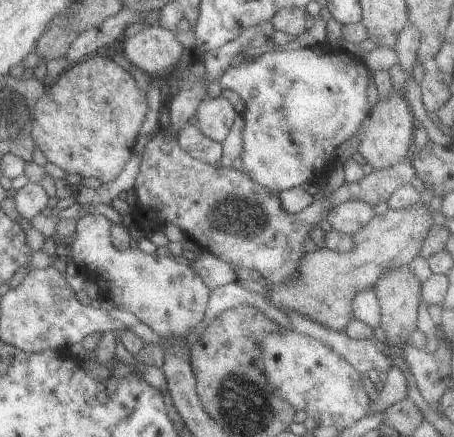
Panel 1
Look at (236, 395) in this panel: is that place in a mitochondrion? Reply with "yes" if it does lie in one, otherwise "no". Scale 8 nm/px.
yes

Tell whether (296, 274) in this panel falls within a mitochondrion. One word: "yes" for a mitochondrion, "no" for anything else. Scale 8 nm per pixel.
no

